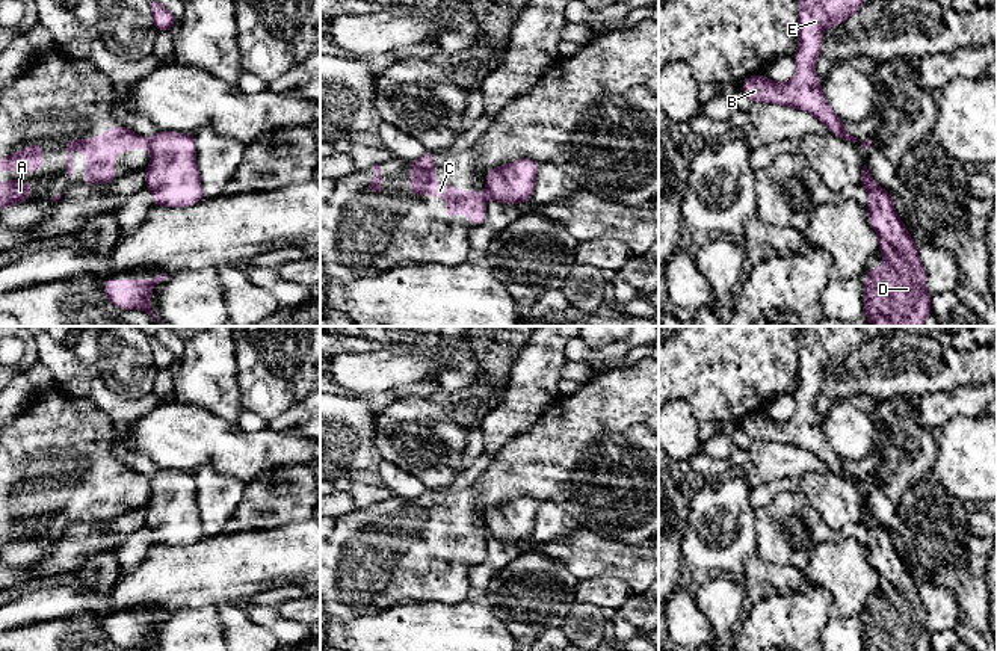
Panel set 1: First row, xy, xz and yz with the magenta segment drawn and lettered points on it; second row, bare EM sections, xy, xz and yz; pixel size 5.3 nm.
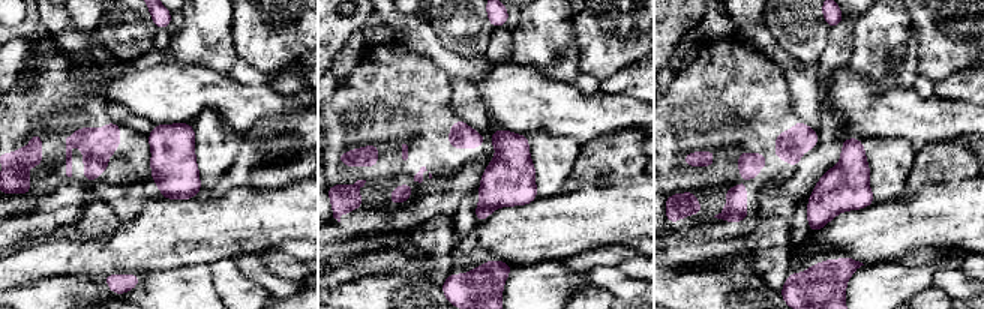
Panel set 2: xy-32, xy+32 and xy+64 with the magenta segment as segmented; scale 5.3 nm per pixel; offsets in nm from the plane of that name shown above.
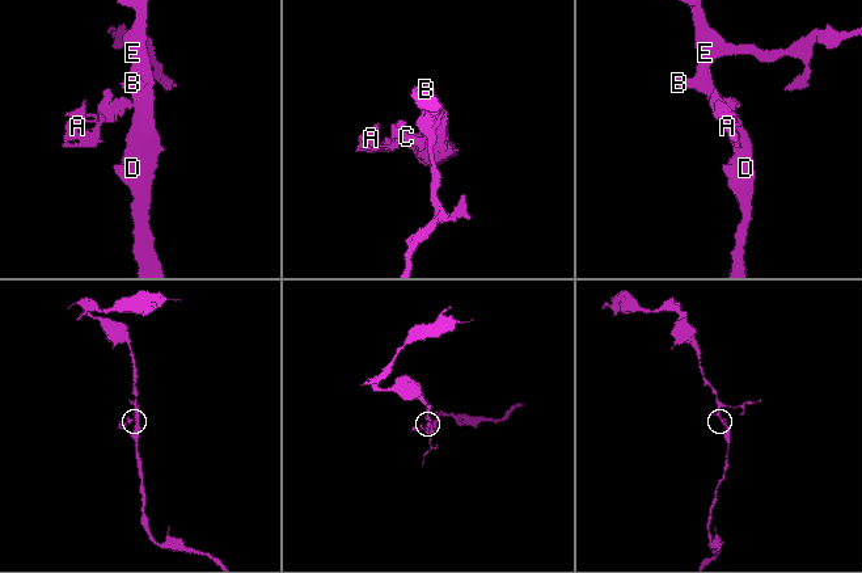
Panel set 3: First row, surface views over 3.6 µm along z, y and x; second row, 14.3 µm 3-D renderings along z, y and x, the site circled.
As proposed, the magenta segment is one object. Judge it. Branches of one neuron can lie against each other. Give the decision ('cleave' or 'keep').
cleave

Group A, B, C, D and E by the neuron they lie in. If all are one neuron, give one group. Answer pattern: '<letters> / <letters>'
A C / B D E

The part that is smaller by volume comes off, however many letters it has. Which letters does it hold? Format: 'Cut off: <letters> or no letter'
Cut off: A, C

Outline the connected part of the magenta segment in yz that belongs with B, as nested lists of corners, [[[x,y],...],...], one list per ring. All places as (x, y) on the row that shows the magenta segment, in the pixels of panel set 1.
[[[799,0],[798,51],[793,57],[795,76],[787,83],[776,83],[761,74],[745,80],[742,91],[751,103],[790,106],[814,115],[834,136],[843,140],[867,140],[847,134],[843,121],[826,103],[822,85],[816,77],[816,60],[820,56],[820,39],[826,27],[844,23],[863,8],[866,0]]]

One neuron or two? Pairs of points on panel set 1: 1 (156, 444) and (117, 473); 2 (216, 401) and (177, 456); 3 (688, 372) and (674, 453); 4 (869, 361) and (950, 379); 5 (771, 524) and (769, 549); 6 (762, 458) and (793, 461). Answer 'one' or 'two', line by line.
1: two
2: two
3: two
4: one
5: one
6: one

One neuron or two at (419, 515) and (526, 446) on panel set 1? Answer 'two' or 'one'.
one

